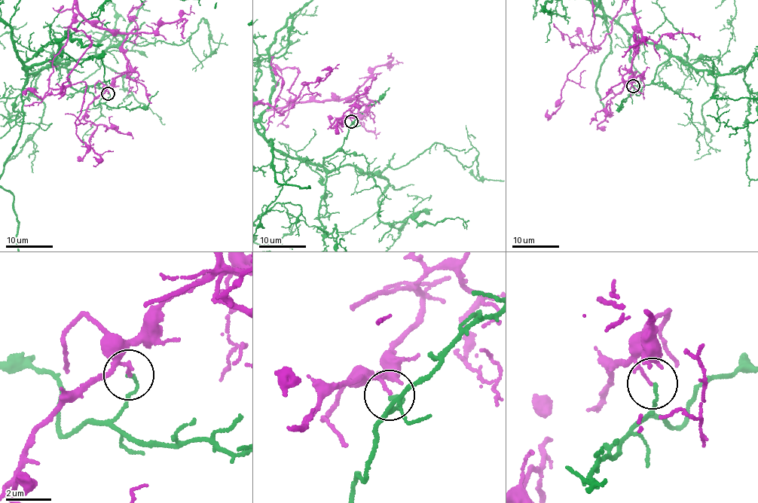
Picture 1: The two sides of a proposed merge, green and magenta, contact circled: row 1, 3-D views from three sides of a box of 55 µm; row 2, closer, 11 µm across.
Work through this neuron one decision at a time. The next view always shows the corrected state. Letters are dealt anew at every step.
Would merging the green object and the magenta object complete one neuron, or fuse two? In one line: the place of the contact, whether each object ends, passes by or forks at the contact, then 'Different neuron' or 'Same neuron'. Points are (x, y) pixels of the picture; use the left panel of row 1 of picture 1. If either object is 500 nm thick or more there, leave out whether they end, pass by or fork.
Place: (108, 93). At the ring green ends. At the ring magenta ends. Different neuron

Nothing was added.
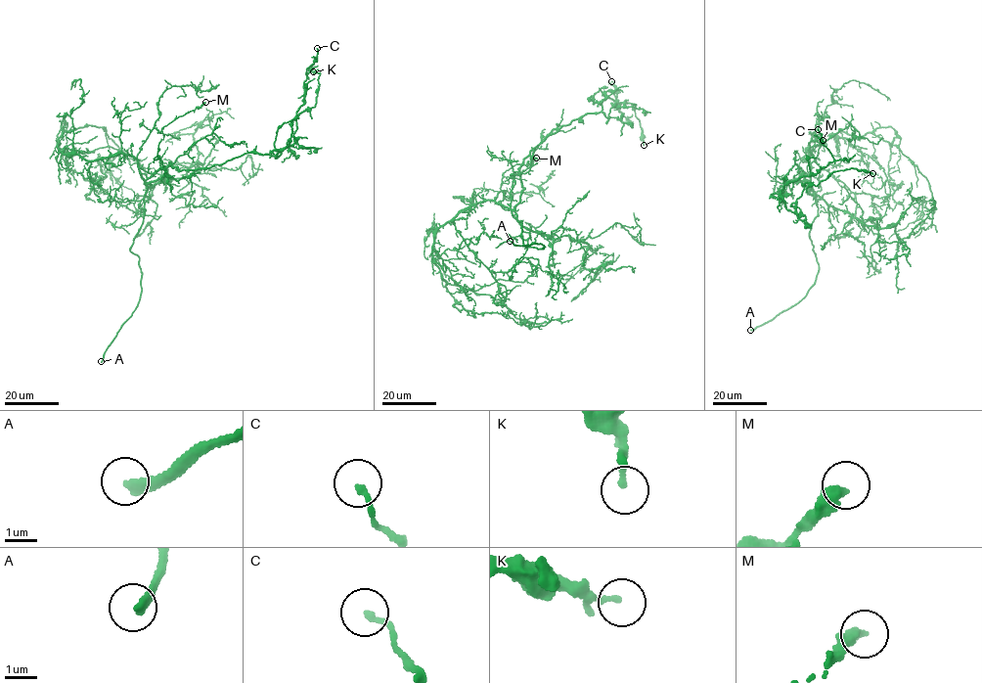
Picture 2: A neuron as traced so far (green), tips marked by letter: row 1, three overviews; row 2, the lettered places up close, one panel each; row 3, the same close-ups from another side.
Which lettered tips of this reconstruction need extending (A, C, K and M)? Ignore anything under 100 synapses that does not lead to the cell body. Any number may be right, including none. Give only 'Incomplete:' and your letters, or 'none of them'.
Incomplete: A

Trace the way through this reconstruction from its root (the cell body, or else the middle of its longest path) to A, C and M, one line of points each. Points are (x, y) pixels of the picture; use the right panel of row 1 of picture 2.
A: (811, 176), (818, 207), (809, 235), (819, 268), (817, 279), (799, 302), (750, 330)
C: (811, 176), (813, 190), (795, 178), (780, 186), (785, 206), (780, 197), (782, 186), (833, 160), (818, 129)
M: (811, 176), (811, 162), (816, 159), (821, 146), (810, 147), (809, 142), (823, 143), (823, 140)

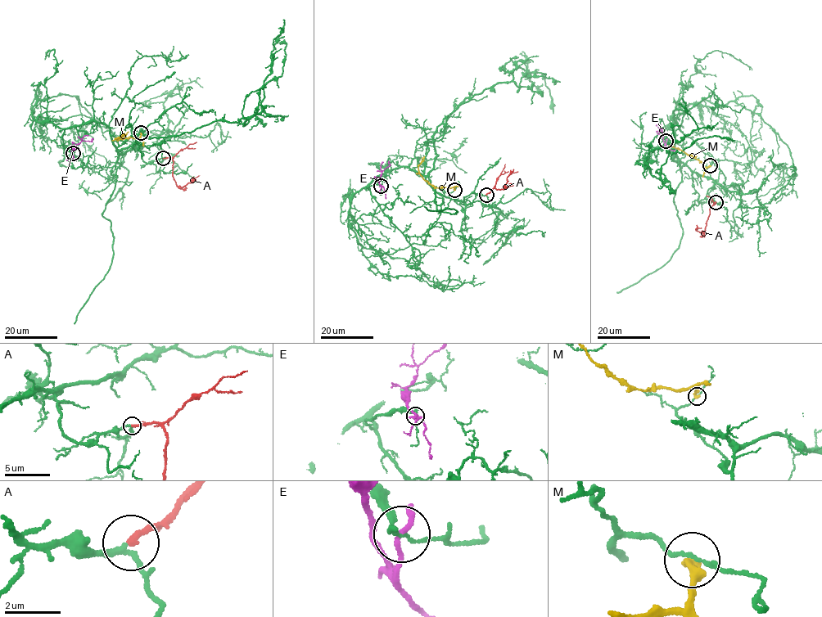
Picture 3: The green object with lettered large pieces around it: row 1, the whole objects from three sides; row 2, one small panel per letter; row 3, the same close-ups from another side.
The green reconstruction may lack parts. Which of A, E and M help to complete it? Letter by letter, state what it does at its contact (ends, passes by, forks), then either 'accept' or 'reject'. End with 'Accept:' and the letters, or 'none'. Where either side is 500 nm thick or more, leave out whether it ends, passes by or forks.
A: it ends | accept
E: it ends | reject
M: it ends | reject
Accept: A

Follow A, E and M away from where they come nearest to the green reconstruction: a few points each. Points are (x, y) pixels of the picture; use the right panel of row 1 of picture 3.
A: (715, 201), (710, 209), (704, 231), (700, 232), (696, 230), (701, 228)
E: (666, 141), (665, 143), (663, 141), (661, 130), (658, 133), (656, 131)
M: (710, 165), (706, 168), (697, 159), (671, 146), (670, 143)

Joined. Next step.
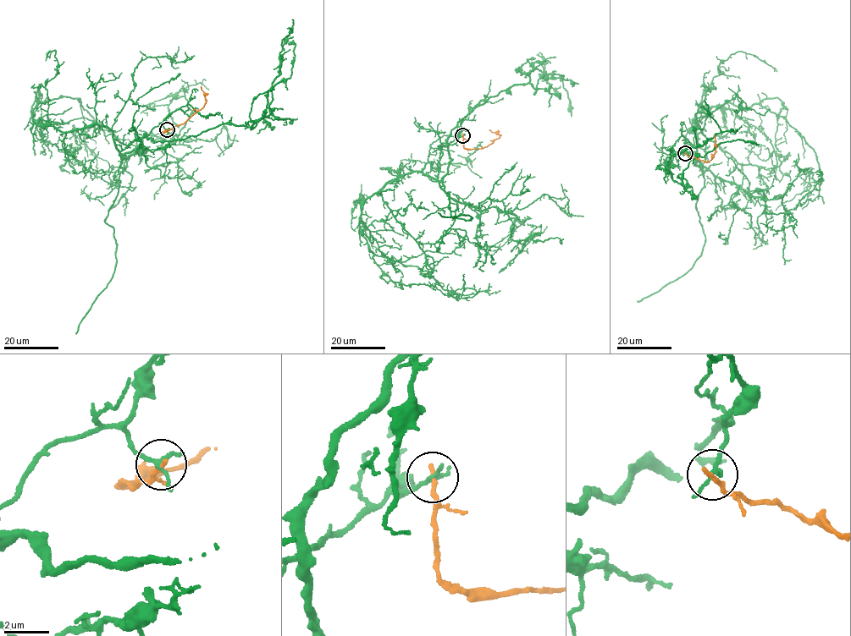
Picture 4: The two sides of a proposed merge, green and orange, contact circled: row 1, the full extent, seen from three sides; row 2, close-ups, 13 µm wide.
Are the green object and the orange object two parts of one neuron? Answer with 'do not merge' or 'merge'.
do not merge

